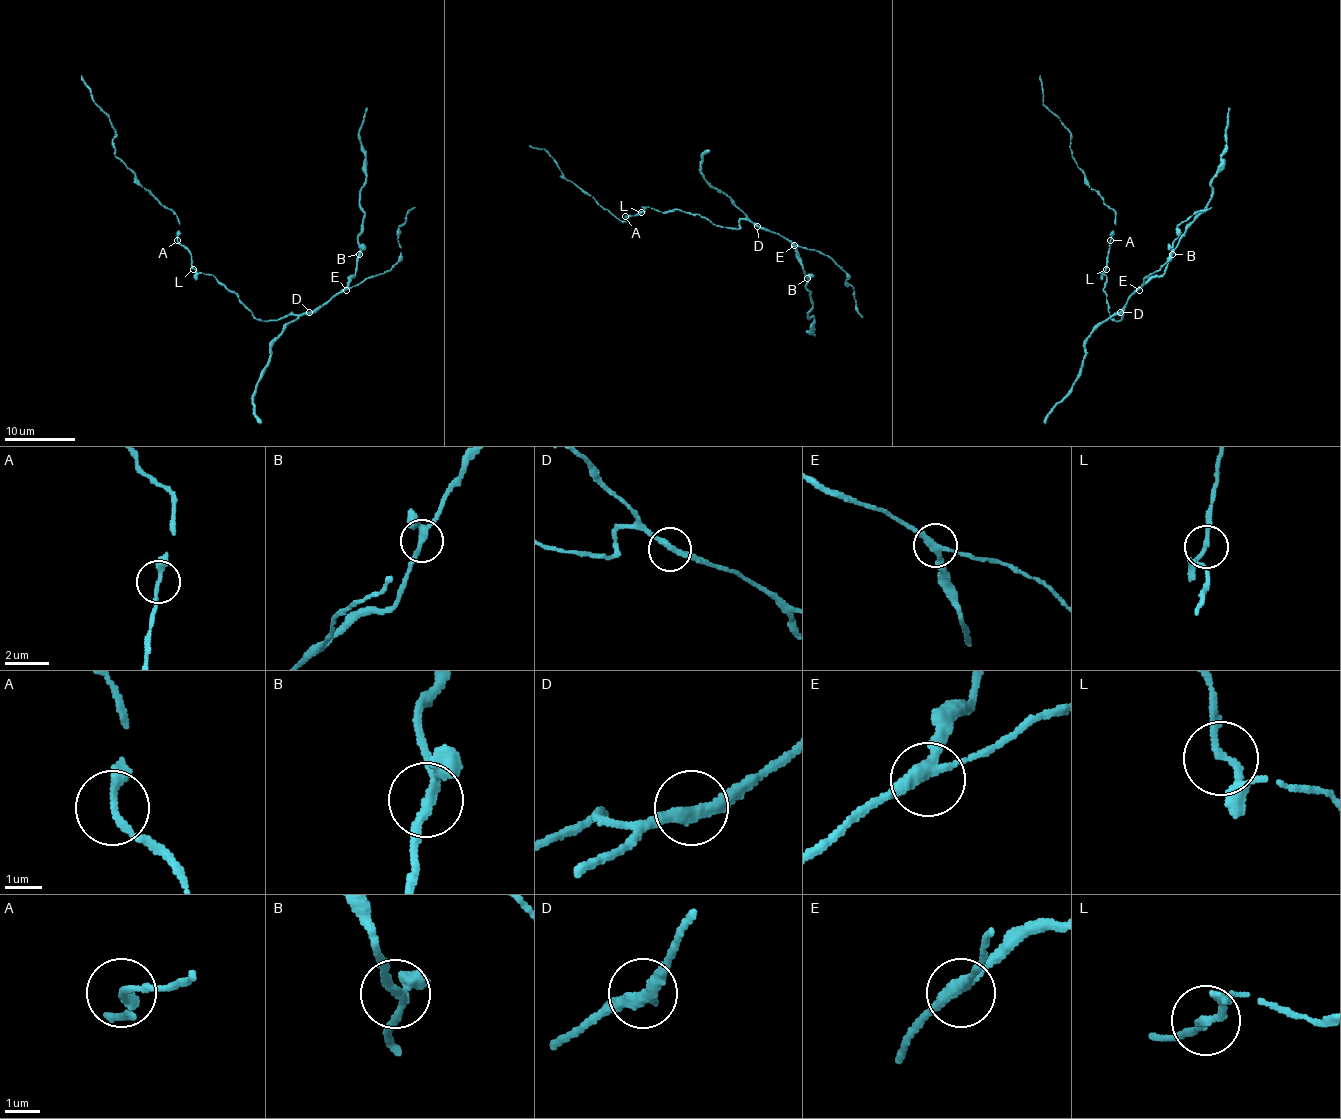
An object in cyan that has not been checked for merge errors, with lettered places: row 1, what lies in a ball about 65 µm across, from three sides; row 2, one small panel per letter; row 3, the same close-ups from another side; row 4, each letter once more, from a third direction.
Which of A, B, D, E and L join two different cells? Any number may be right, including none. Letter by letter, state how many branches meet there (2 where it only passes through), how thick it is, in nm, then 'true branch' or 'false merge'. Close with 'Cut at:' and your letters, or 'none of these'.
A: 2 branches meet; 220 nm thick; true branch
B: 3 branches meet; 200 nm thick; true branch
D: 2 branches meet; 300 nm thick; true branch
E: 3 branches meet; 280 nm thick; true branch
L: 2 branches meet; 180 nm thick; true branch
Cut at: none of these

